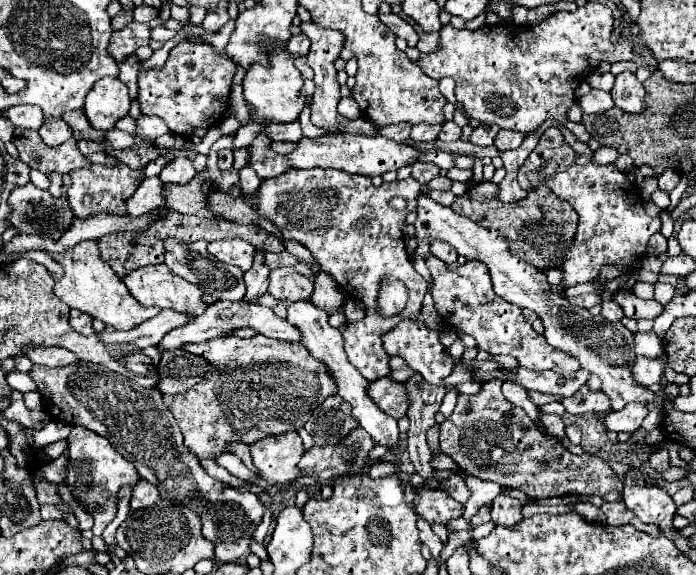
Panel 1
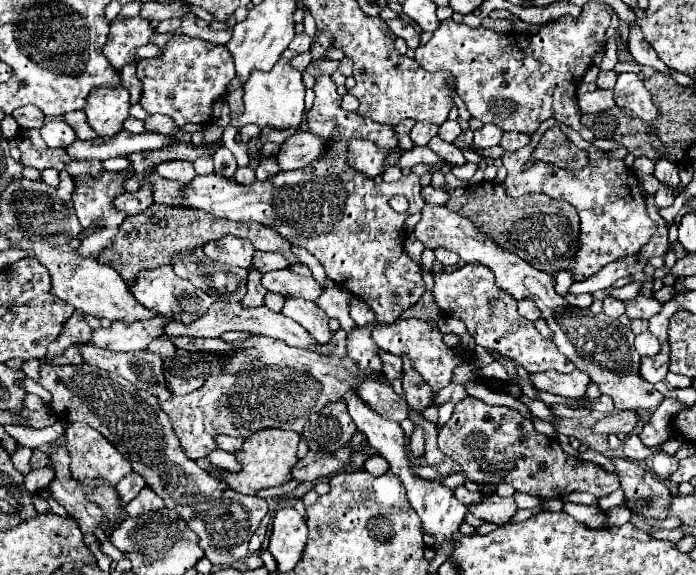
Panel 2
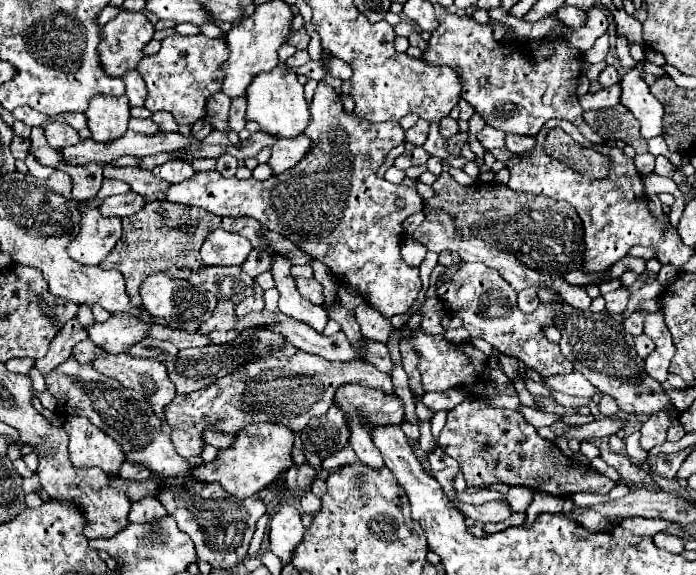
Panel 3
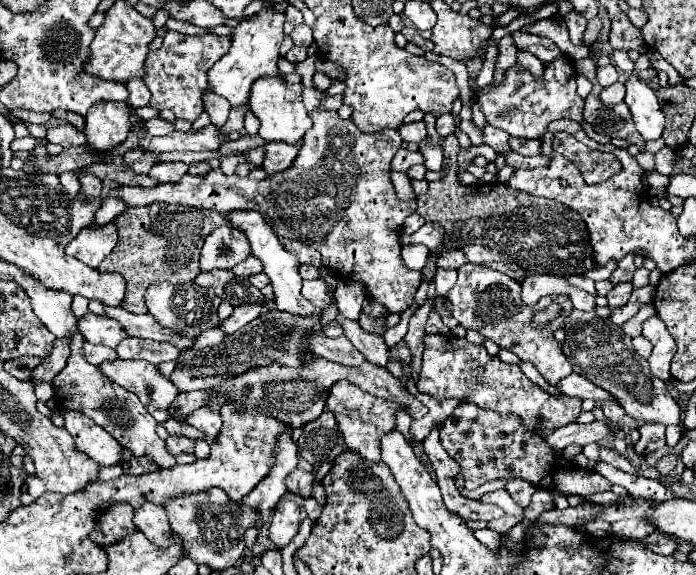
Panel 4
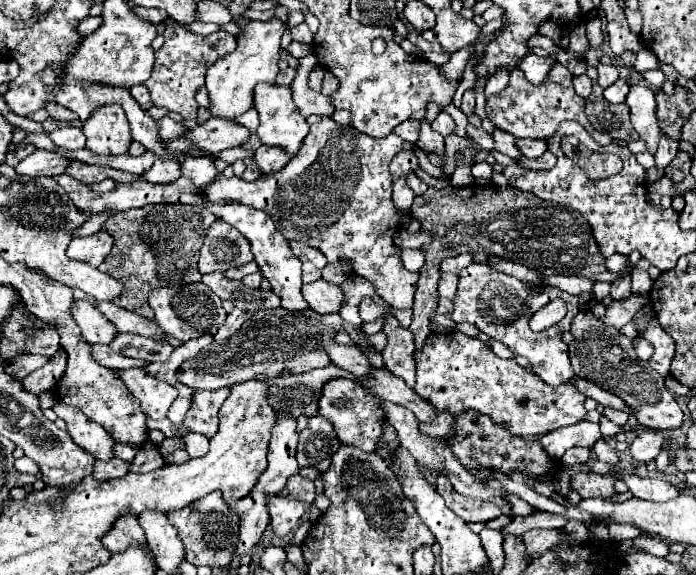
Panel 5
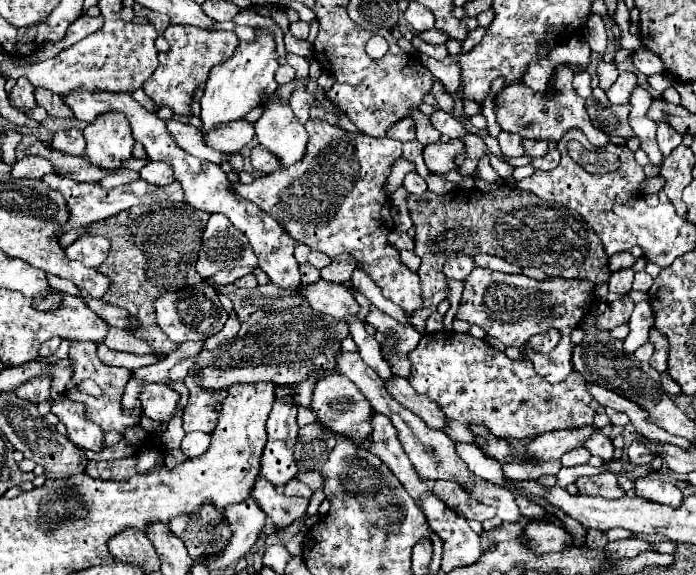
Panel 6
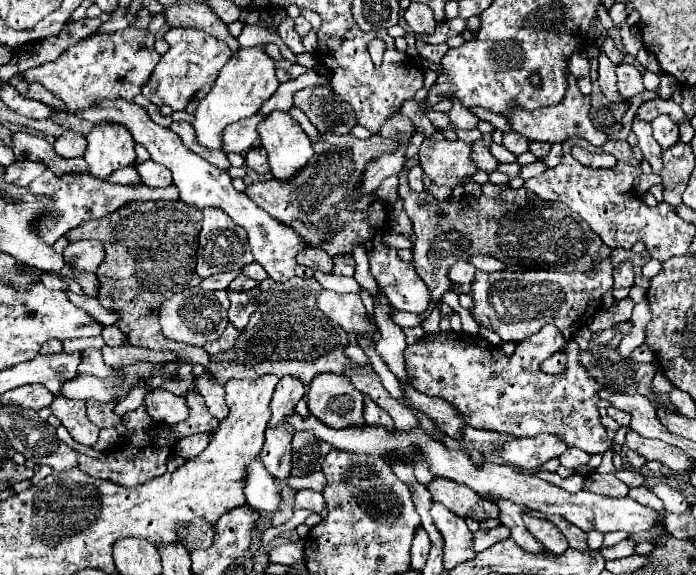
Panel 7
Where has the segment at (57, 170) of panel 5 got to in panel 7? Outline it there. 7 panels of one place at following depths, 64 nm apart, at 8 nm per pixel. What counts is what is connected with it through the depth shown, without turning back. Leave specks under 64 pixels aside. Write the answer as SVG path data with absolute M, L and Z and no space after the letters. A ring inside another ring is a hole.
M18 160L6 168L4 180L16 186L28 186L34 178L38 178L46 170L46 164L32 162L32 160Z

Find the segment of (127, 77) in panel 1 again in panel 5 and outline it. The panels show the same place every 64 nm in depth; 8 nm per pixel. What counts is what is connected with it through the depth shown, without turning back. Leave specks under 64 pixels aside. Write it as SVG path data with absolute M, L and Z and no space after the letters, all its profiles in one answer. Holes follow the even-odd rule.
M142 84L130 88L130 94L132 94L132 98L134 98L136 102L140 102L140 106L142 106L144 110L148 110L148 108L152 106L152 102L150 102L150 92L148 92Z

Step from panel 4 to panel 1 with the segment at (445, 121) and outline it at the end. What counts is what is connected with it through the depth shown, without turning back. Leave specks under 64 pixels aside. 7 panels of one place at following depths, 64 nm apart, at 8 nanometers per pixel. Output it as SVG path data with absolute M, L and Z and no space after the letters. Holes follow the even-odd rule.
M444 122L438 138L444 140L444 142L452 142L452 140L460 140L460 134L462 134L460 126L456 126L454 122Z

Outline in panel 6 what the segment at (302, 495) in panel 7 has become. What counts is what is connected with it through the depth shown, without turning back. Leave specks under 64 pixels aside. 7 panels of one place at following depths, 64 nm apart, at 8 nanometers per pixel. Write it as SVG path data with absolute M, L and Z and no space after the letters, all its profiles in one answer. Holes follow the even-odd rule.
M260 476L256 480L252 496L256 496L256 502L272 518L272 522L278 530L284 530L294 520L302 518L306 514L306 508L308 508L308 500L304 500L304 498L286 498L278 488L272 488L272 484L268 484Z

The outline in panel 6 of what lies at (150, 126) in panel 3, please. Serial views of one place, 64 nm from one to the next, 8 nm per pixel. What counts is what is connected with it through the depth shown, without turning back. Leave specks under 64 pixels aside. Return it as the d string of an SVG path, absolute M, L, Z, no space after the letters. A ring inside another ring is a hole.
M166 120L166 128L168 128L168 132L172 132L174 142L180 144L188 154L204 158L208 162L216 162L216 164L226 160L224 154L218 154L212 148L204 146L200 130L194 128L192 124L180 124L180 122L174 122L174 120Z

